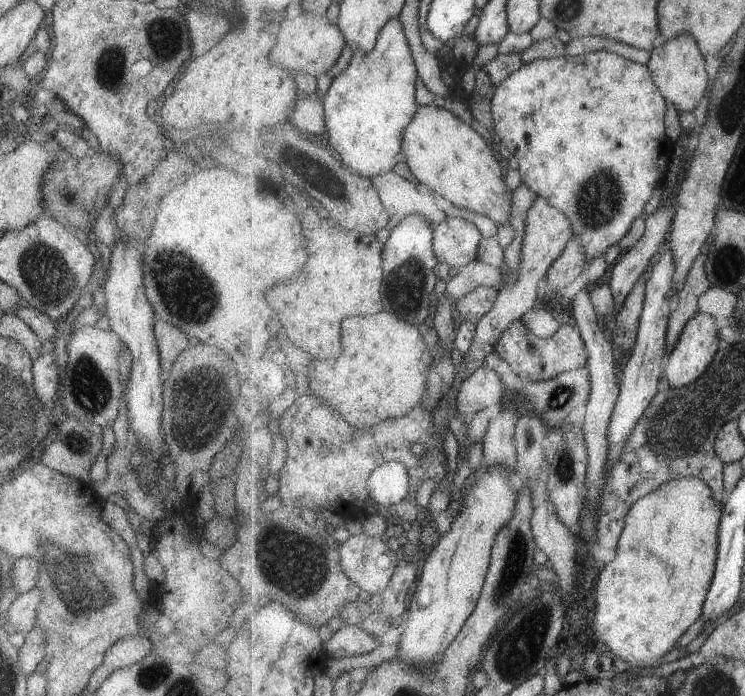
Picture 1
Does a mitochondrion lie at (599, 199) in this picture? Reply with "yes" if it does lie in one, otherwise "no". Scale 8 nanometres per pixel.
yes

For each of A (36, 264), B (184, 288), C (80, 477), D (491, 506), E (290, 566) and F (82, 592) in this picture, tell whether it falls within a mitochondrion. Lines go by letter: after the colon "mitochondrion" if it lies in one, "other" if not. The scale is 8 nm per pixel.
A: mitochondrion
B: mitochondrion
C: other
D: other
E: mitochondrion
F: mitochondrion

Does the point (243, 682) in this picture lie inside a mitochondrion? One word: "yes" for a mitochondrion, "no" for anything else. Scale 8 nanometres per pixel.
no

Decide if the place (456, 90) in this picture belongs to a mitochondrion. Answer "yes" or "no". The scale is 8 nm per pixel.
no

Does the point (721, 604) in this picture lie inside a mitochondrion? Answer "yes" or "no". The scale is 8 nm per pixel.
no

